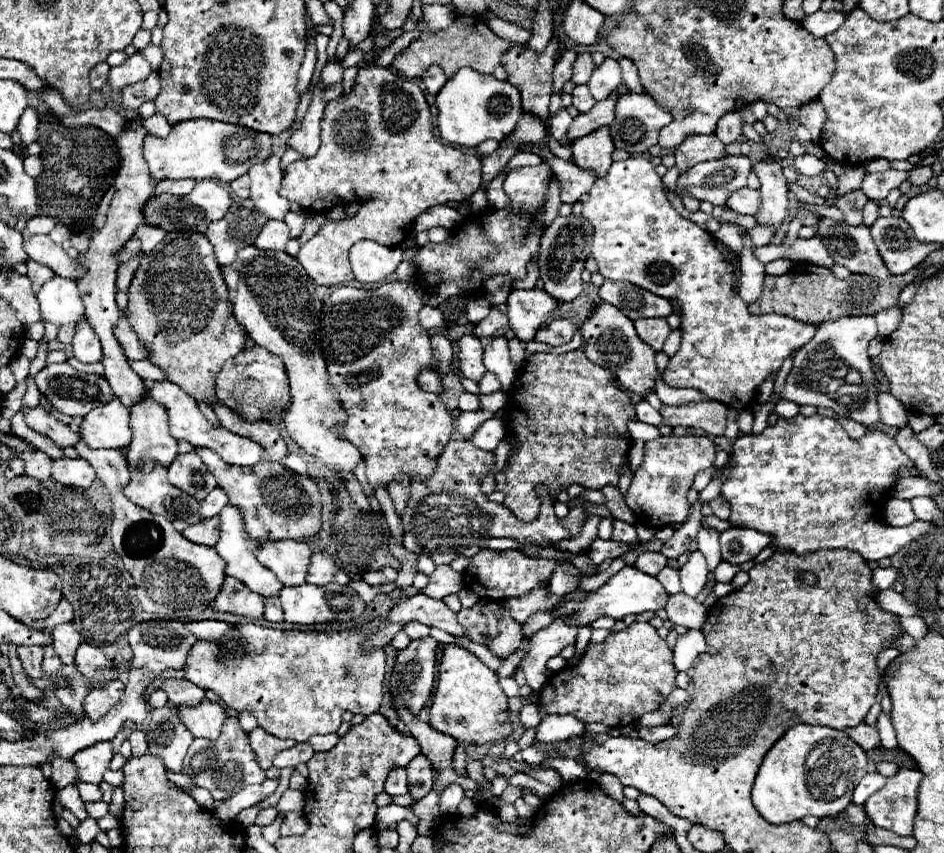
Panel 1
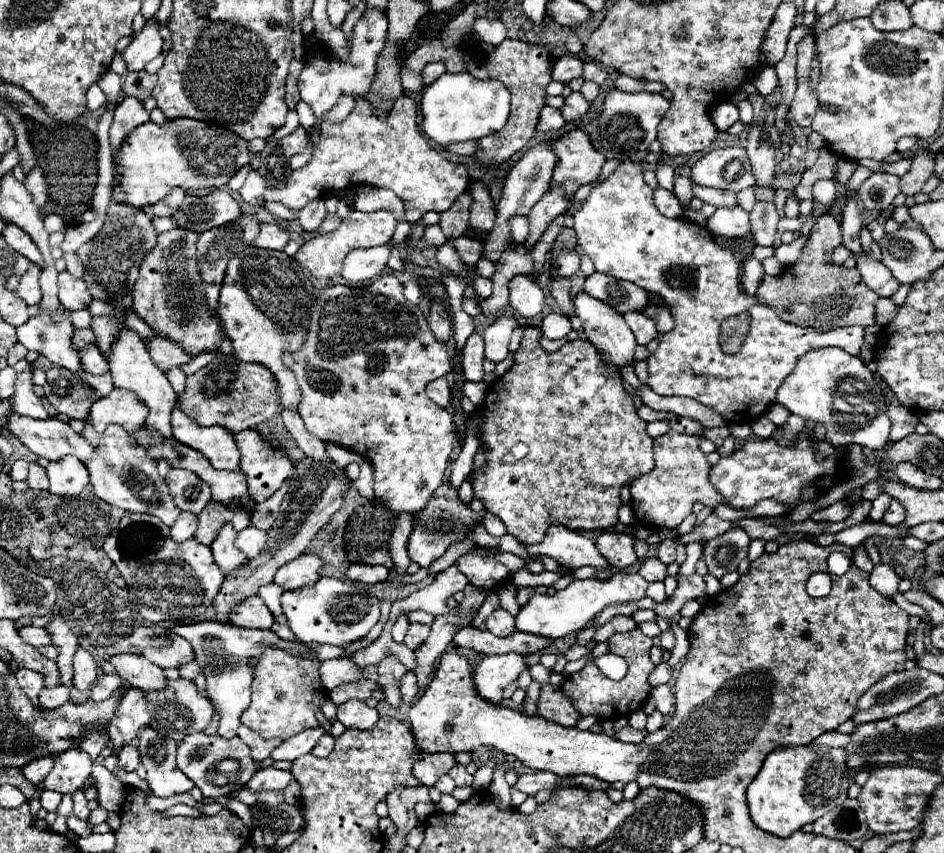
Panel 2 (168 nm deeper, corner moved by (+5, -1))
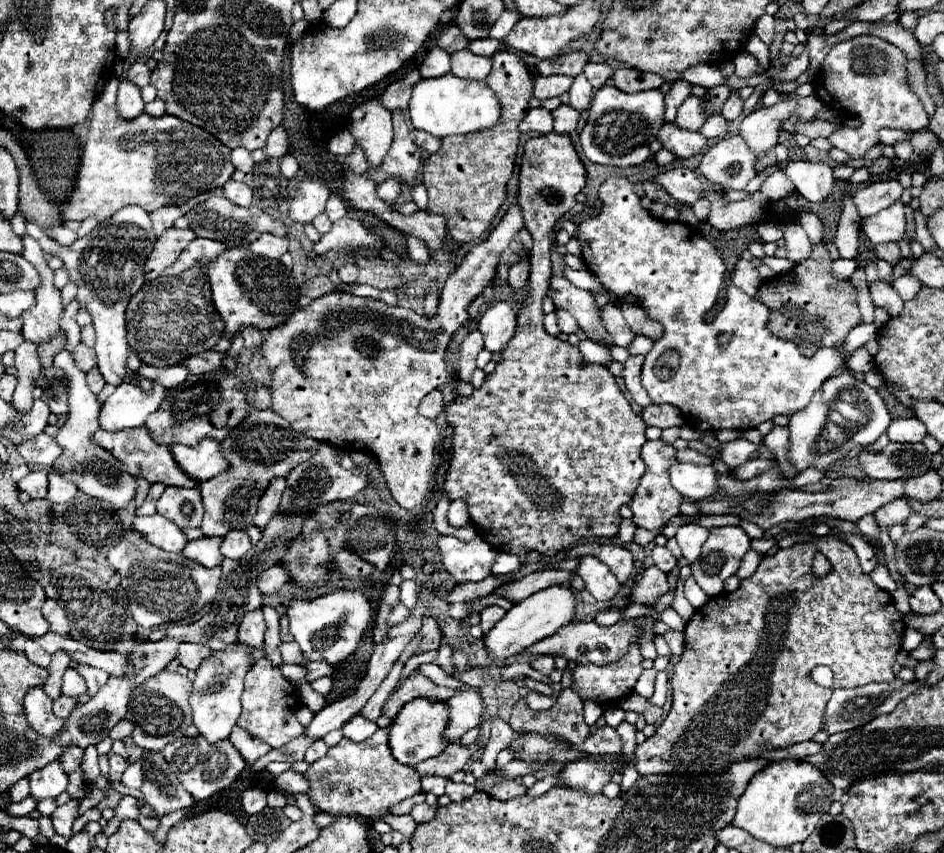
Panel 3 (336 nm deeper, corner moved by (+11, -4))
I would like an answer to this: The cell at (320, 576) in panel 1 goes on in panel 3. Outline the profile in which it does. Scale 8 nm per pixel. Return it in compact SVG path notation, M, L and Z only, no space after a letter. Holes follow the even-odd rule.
M274 565L270 567L268 571L264 571L258 579L258 589L264 593L264 595L274 595L278 593L286 583L290 581L288 577L288 569L282 567L282 565Z

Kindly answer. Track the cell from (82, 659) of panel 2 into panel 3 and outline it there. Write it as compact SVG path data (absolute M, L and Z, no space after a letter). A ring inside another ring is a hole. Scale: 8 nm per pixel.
M66 669L64 673L64 683L62 683L62 693L64 695L70 695L70 697L80 697L86 693L86 683L84 683L84 677L74 669Z

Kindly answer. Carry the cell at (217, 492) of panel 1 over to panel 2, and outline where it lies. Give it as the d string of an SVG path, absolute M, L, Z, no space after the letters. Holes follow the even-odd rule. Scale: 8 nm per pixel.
M180 512L180 516L178 516L178 520L174 522L174 526L170 528L170 538L174 540L174 542L184 542L184 540L188 540L188 538L192 538L194 534L196 534L196 526L198 526L198 522L196 522L198 518L192 514L192 512Z

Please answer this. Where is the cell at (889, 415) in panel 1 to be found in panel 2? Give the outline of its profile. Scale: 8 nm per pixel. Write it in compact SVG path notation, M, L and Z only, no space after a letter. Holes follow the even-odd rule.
M888 406L886 414L892 420L892 430L890 430L892 442L910 436L918 424L918 414L914 410L910 412L910 408L904 408L904 406Z

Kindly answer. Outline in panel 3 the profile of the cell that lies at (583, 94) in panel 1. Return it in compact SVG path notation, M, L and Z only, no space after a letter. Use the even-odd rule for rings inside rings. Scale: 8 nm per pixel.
M560 105L558 109L552 111L552 117L554 117L554 131L568 135L576 129L580 113L570 105Z

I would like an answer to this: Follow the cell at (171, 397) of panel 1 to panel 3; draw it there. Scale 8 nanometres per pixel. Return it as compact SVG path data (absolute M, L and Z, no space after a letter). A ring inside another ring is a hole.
M202 439L202 443L196 447L184 447L180 443L174 443L170 451L180 467L198 481L212 479L220 471L224 471L224 467L228 467L228 463L224 463L224 453L220 451L218 439Z

